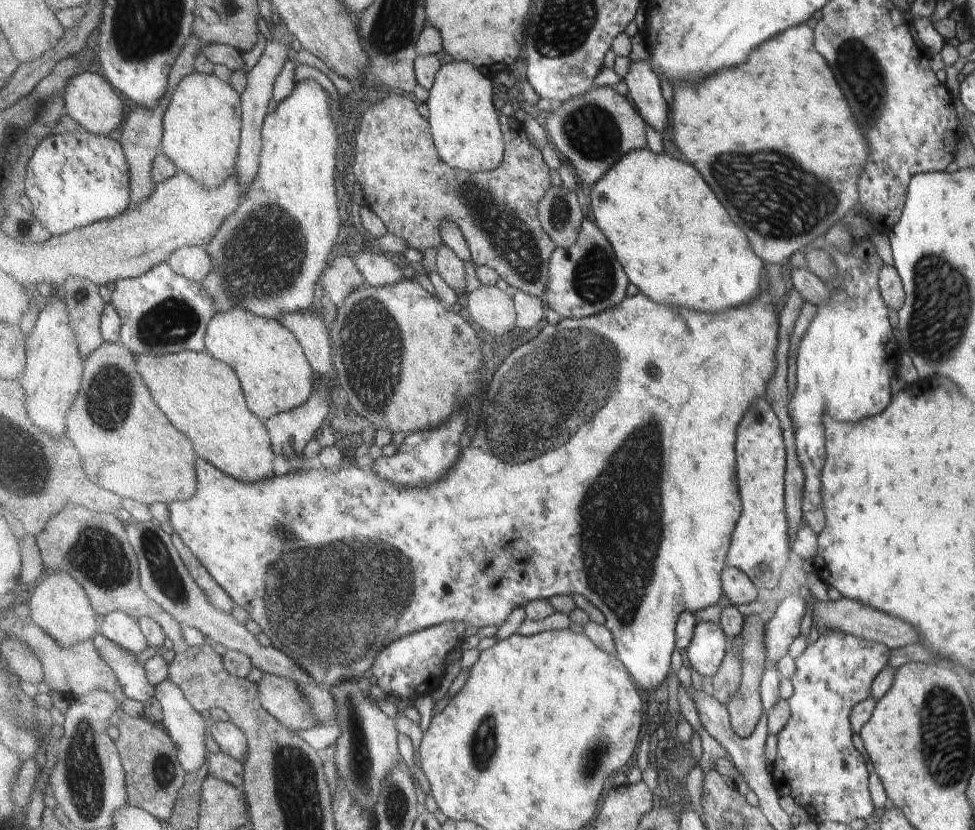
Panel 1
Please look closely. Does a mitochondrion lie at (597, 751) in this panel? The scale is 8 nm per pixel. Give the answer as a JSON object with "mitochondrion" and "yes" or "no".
{"mitochondrion":"yes"}

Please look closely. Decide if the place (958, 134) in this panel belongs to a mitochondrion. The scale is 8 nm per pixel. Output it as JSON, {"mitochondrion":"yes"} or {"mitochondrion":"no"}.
{"mitochondrion":"no"}

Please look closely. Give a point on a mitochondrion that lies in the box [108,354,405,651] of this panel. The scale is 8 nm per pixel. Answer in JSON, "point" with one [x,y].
{"point":[161,565]}

